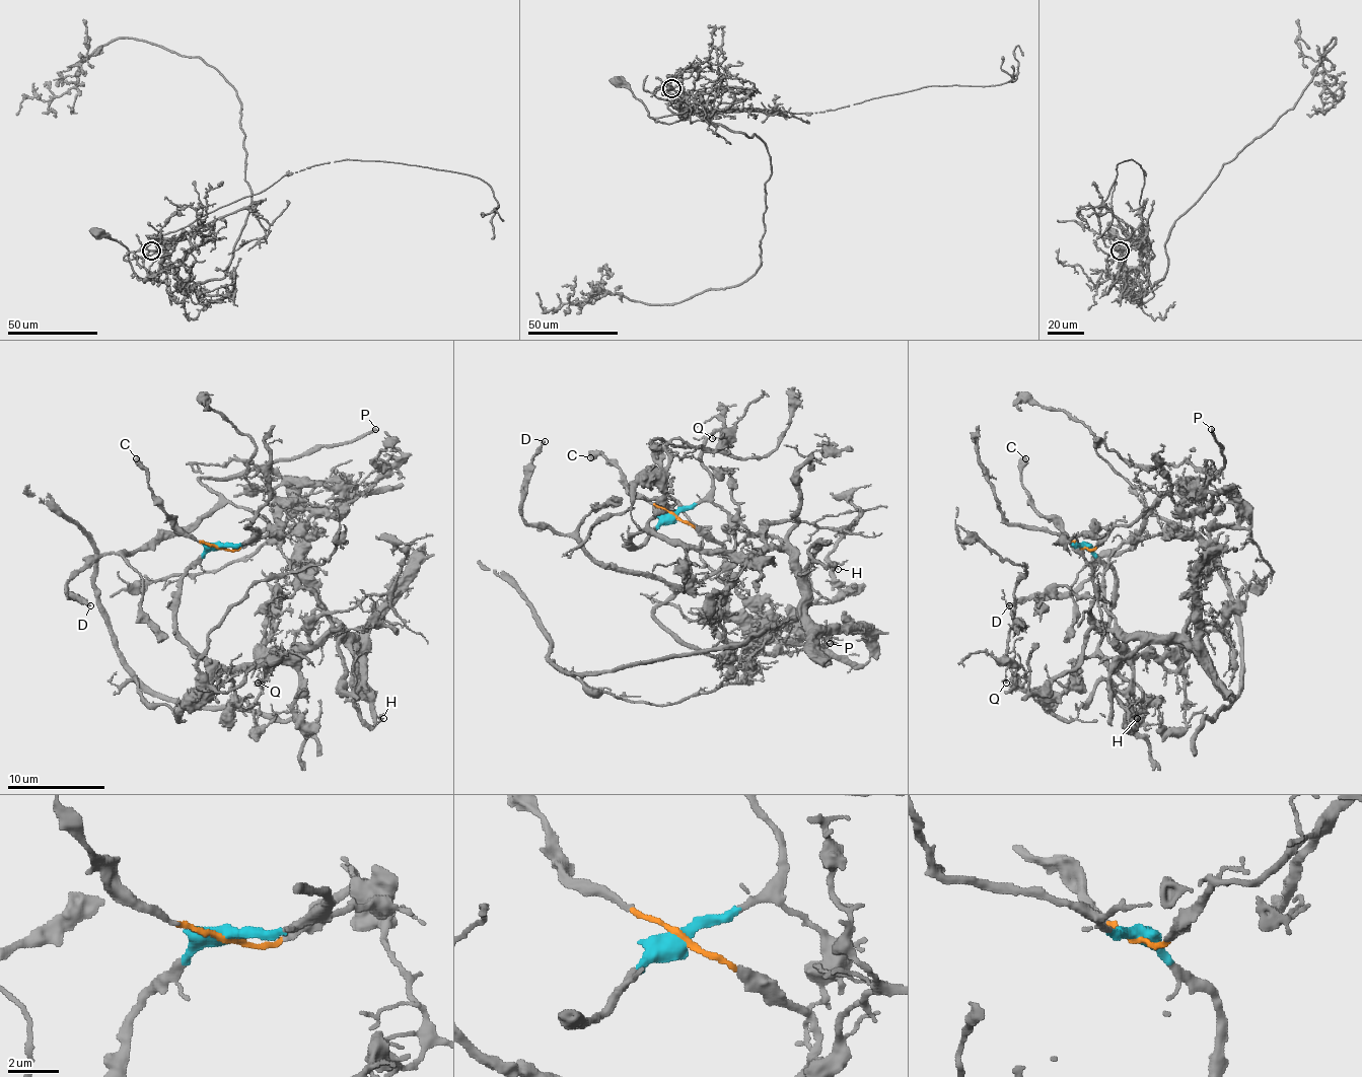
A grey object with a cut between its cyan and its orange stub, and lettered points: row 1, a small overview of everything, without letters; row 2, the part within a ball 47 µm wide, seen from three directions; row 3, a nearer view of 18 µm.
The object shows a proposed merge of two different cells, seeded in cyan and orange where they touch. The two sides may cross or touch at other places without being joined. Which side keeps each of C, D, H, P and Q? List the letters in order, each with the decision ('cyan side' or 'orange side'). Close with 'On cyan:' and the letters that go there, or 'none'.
C: orange side
D: orange side
H: cyan side
P: orange side
Q: cyan side
On cyan: H, Q

